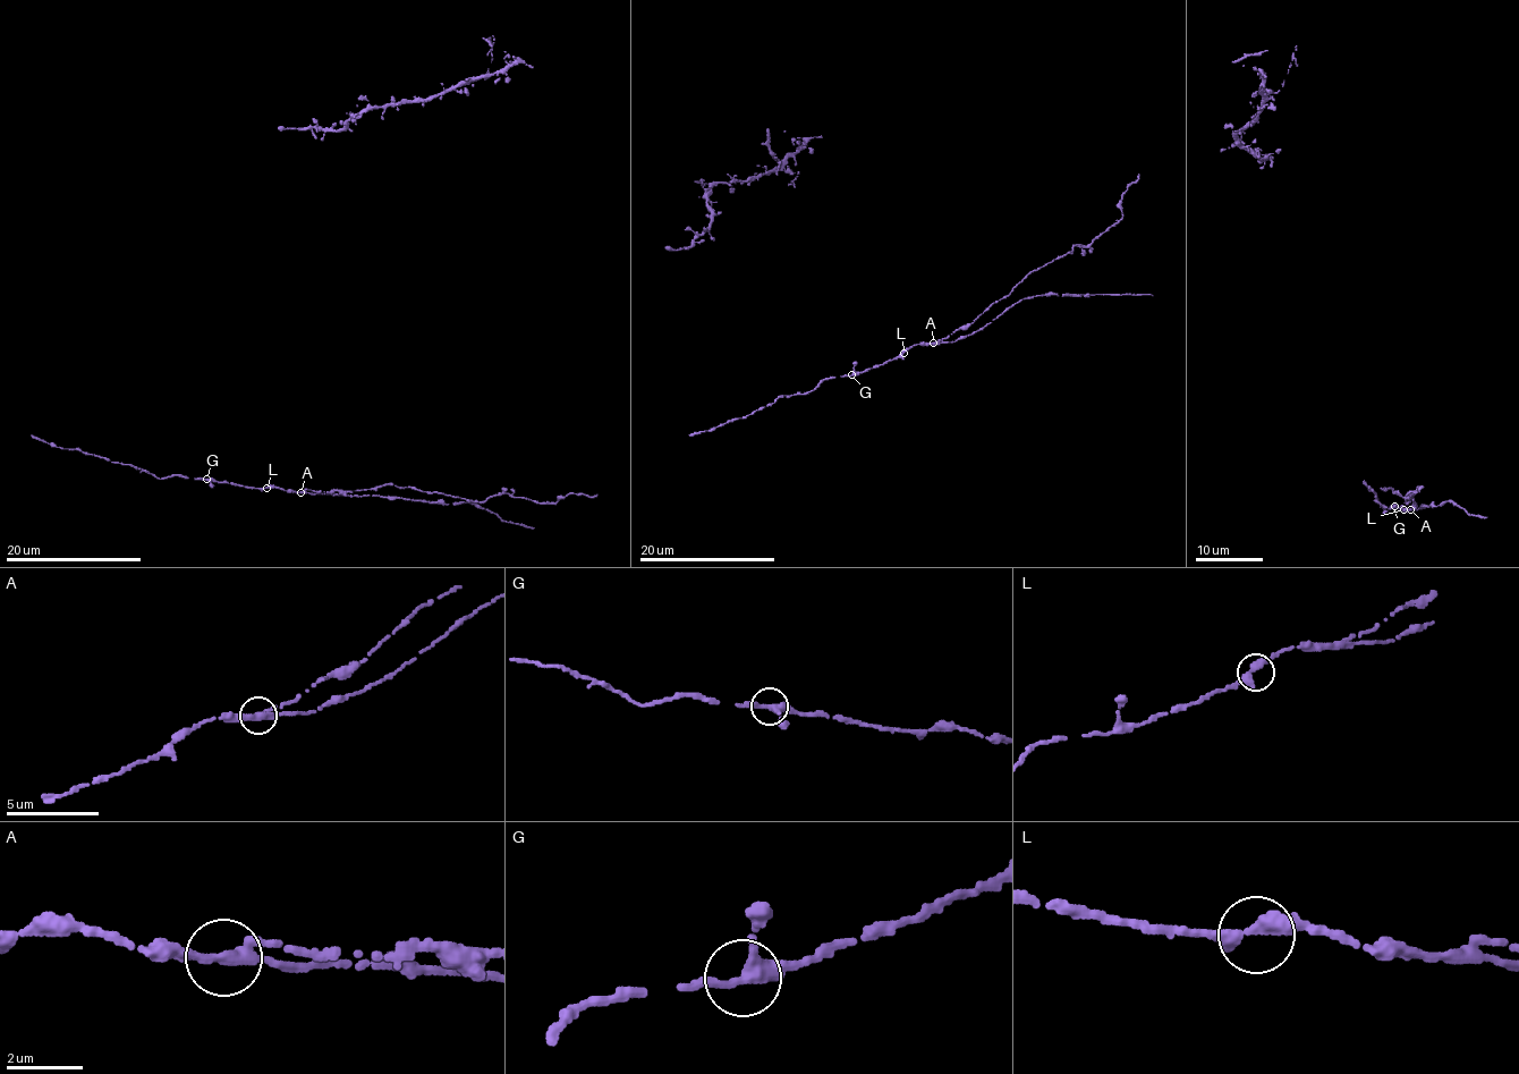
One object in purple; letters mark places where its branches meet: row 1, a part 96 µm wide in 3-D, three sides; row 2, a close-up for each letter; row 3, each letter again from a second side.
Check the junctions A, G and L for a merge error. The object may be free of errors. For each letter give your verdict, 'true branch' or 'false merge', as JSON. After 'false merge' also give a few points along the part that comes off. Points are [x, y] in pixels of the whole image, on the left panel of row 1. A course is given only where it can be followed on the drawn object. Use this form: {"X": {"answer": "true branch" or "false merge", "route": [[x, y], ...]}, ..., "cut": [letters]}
{"A": {"answer": "false merge", "route": [[300, 492], [376, 489], [390, 484], [481, 502], [508, 492], [537, 502], [554, 502], [569, 493], [596, 495]]}, "G": {"answer": "true branch"}, "L": {"answer": "true branch"}, "cut": ["A"]}

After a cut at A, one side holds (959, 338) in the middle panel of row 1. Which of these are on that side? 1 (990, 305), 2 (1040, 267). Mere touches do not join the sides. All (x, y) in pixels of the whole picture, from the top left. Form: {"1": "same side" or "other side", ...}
{"1": "other side", "2": "other side"}

